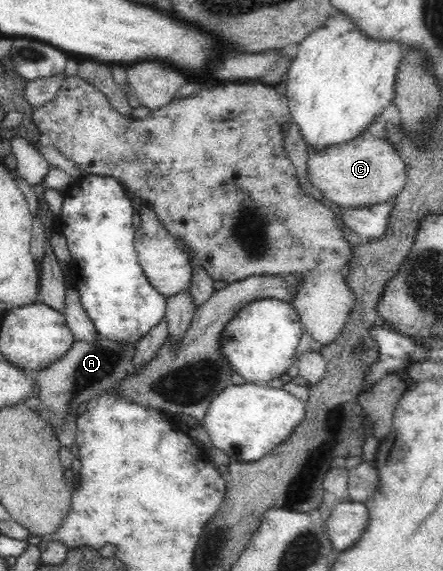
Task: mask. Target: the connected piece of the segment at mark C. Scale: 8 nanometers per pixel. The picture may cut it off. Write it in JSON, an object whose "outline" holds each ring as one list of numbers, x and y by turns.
{"outline":[[367,131,353,139,325,149,309,149,308,176,315,189,338,206,362,206,390,202,401,193,406,183,403,160,387,140,371,136]]}

